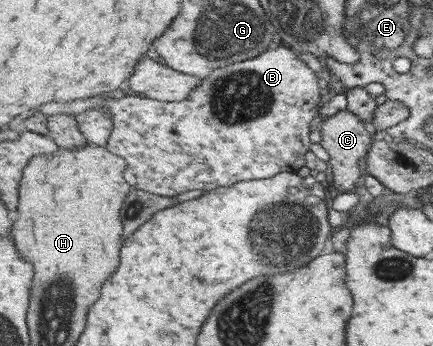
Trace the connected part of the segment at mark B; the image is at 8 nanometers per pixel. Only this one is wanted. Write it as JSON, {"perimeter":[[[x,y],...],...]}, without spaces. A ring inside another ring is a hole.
{"perimeter":[[[275,44],[273,49],[268,50],[268,53],[262,53],[262,55],[254,59],[243,59],[242,61],[238,61],[238,63],[232,63],[226,67],[216,69],[212,75],[208,75],[208,77],[202,80],[202,83],[198,85],[198,88],[194,92],[190,93],[192,97],[188,97],[184,101],[158,101],[155,98],[136,93],[130,96],[121,94],[116,96],[90,97],[88,99],[78,99],[71,103],[46,103],[46,105],[40,105],[40,107],[35,107],[32,110],[49,116],[58,113],[68,113],[77,117],[81,113],[84,113],[84,111],[88,111],[88,109],[104,109],[106,113],[112,115],[112,121],[114,121],[115,125],[111,140],[106,147],[112,153],[118,155],[118,157],[122,157],[128,161],[128,168],[124,171],[126,181],[136,189],[150,191],[150,193],[156,193],[156,195],[174,197],[174,195],[180,195],[180,193],[186,193],[186,191],[192,191],[192,189],[208,191],[229,186],[239,181],[266,179],[282,172],[300,171],[306,165],[306,154],[310,151],[310,145],[313,145],[313,143],[310,143],[310,125],[312,125],[314,117],[319,114],[318,109],[321,108],[323,103],[324,98],[320,95],[322,88],[320,75],[311,66],[306,65],[300,59],[299,55],[290,50],[289,46],[285,47]]]}

